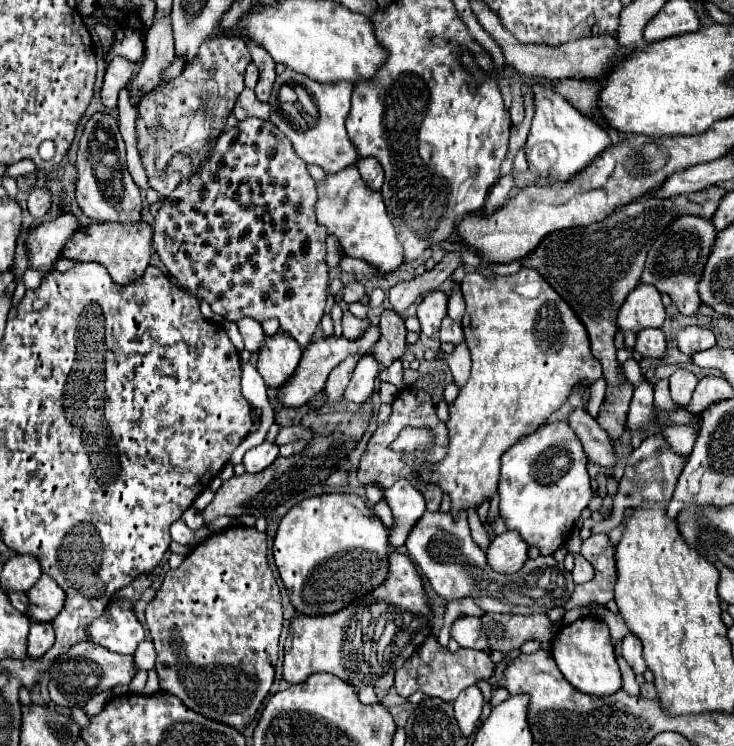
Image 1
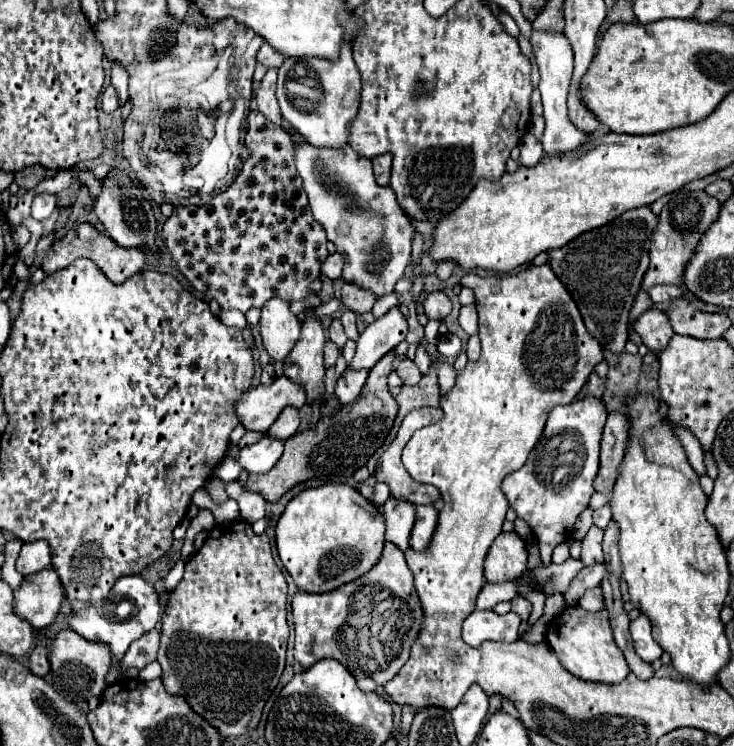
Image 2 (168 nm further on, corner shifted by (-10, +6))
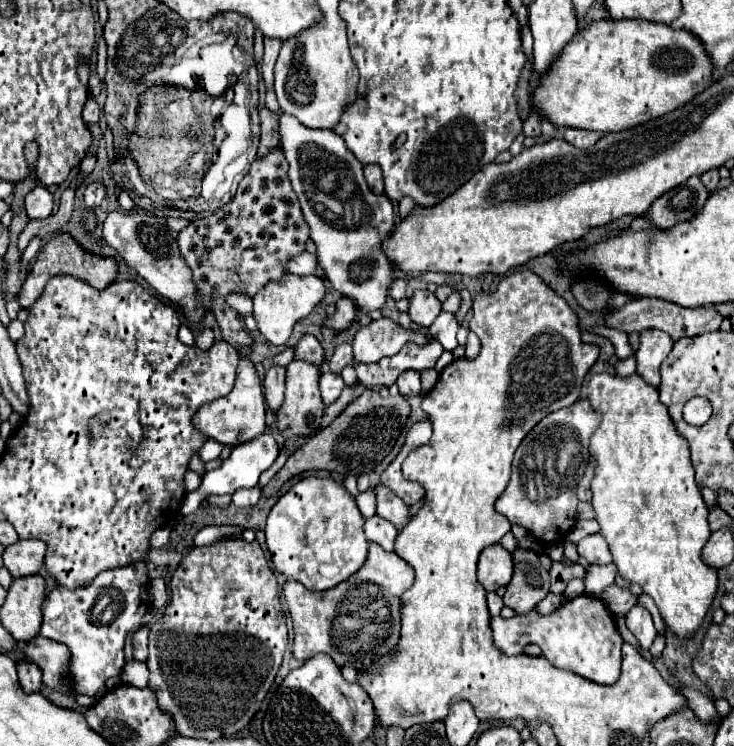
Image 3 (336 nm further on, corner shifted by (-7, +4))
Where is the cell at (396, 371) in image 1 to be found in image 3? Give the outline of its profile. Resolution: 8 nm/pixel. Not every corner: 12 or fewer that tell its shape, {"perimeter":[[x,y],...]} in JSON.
{"perimeter":[[402,372],[396,380],[402,396],[420,396],[418,372]]}

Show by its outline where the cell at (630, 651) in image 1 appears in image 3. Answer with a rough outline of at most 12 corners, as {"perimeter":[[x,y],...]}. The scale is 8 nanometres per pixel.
{"perimeter":[[634,606],[626,614],[628,630],[644,650],[656,638],[650,612]]}

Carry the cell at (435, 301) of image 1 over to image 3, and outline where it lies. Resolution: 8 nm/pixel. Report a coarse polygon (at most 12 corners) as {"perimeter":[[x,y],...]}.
{"perimeter":[[416,290],[410,296],[408,316],[428,328],[442,310],[436,294]]}

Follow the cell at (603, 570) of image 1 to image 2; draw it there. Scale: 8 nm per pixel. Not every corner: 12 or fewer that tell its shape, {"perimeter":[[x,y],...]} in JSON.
{"perimeter":[[591,526],[583,538],[583,564],[603,562],[603,530]]}

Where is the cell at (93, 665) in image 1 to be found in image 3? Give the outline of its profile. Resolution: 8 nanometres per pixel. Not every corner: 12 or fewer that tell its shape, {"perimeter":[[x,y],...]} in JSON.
{"perimeter":[[32,638],[20,650],[42,670],[42,682],[58,690],[68,660],[64,644]]}

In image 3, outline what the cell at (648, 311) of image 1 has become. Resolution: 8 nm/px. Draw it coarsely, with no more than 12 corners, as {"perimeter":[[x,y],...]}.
{"perimeter":[[644,330],[636,372],[654,388],[674,342],[666,332]]}

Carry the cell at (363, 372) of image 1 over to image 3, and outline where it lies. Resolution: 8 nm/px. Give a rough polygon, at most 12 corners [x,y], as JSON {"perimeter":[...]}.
{"perimeter":[[340,374],[320,376],[320,396],[326,406],[336,402],[344,388]]}

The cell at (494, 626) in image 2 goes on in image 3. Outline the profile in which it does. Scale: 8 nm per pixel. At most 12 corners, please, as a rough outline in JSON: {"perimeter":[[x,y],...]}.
{"perimeter":[[600,598],[492,618],[494,644],[538,644],[596,684],[620,676],[622,636]]}

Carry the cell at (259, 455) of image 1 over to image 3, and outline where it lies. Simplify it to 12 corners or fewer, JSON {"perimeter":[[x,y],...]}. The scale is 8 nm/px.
{"perimeter":[[272,434],[236,446],[202,486],[184,496],[183,515],[197,510],[206,494],[254,488],[278,458]]}

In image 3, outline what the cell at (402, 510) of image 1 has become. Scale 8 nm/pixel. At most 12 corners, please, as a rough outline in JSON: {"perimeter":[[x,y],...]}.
{"perimeter":[[372,516],[364,524],[370,542],[392,552],[398,530],[380,516]]}

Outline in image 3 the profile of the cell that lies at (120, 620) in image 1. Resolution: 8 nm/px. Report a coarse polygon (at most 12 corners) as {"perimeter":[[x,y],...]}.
{"perimeter":[[146,562],[44,596],[40,634],[94,696],[150,606]]}

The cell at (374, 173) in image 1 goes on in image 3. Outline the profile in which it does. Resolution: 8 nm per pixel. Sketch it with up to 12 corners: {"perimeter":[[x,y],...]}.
{"perimeter":[[366,164],[364,176],[374,194],[384,194],[382,170],[378,164]]}

